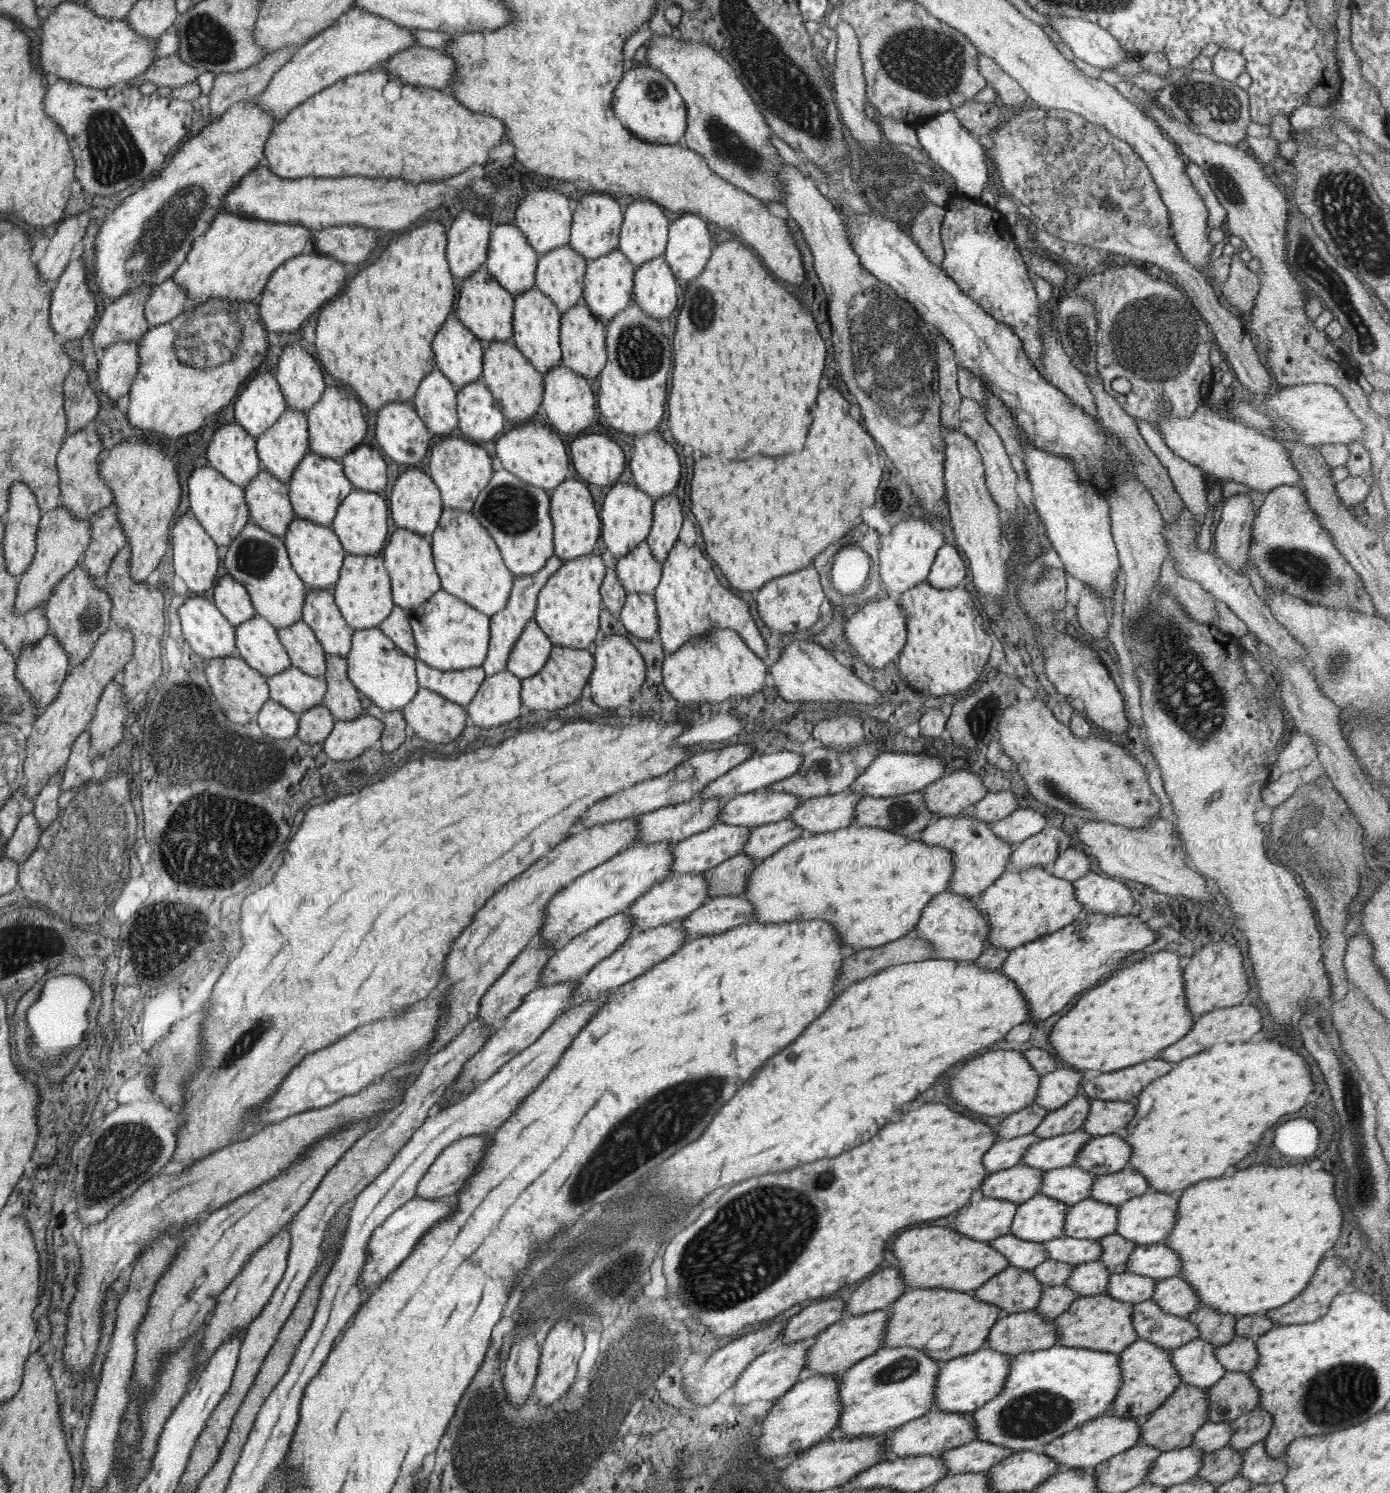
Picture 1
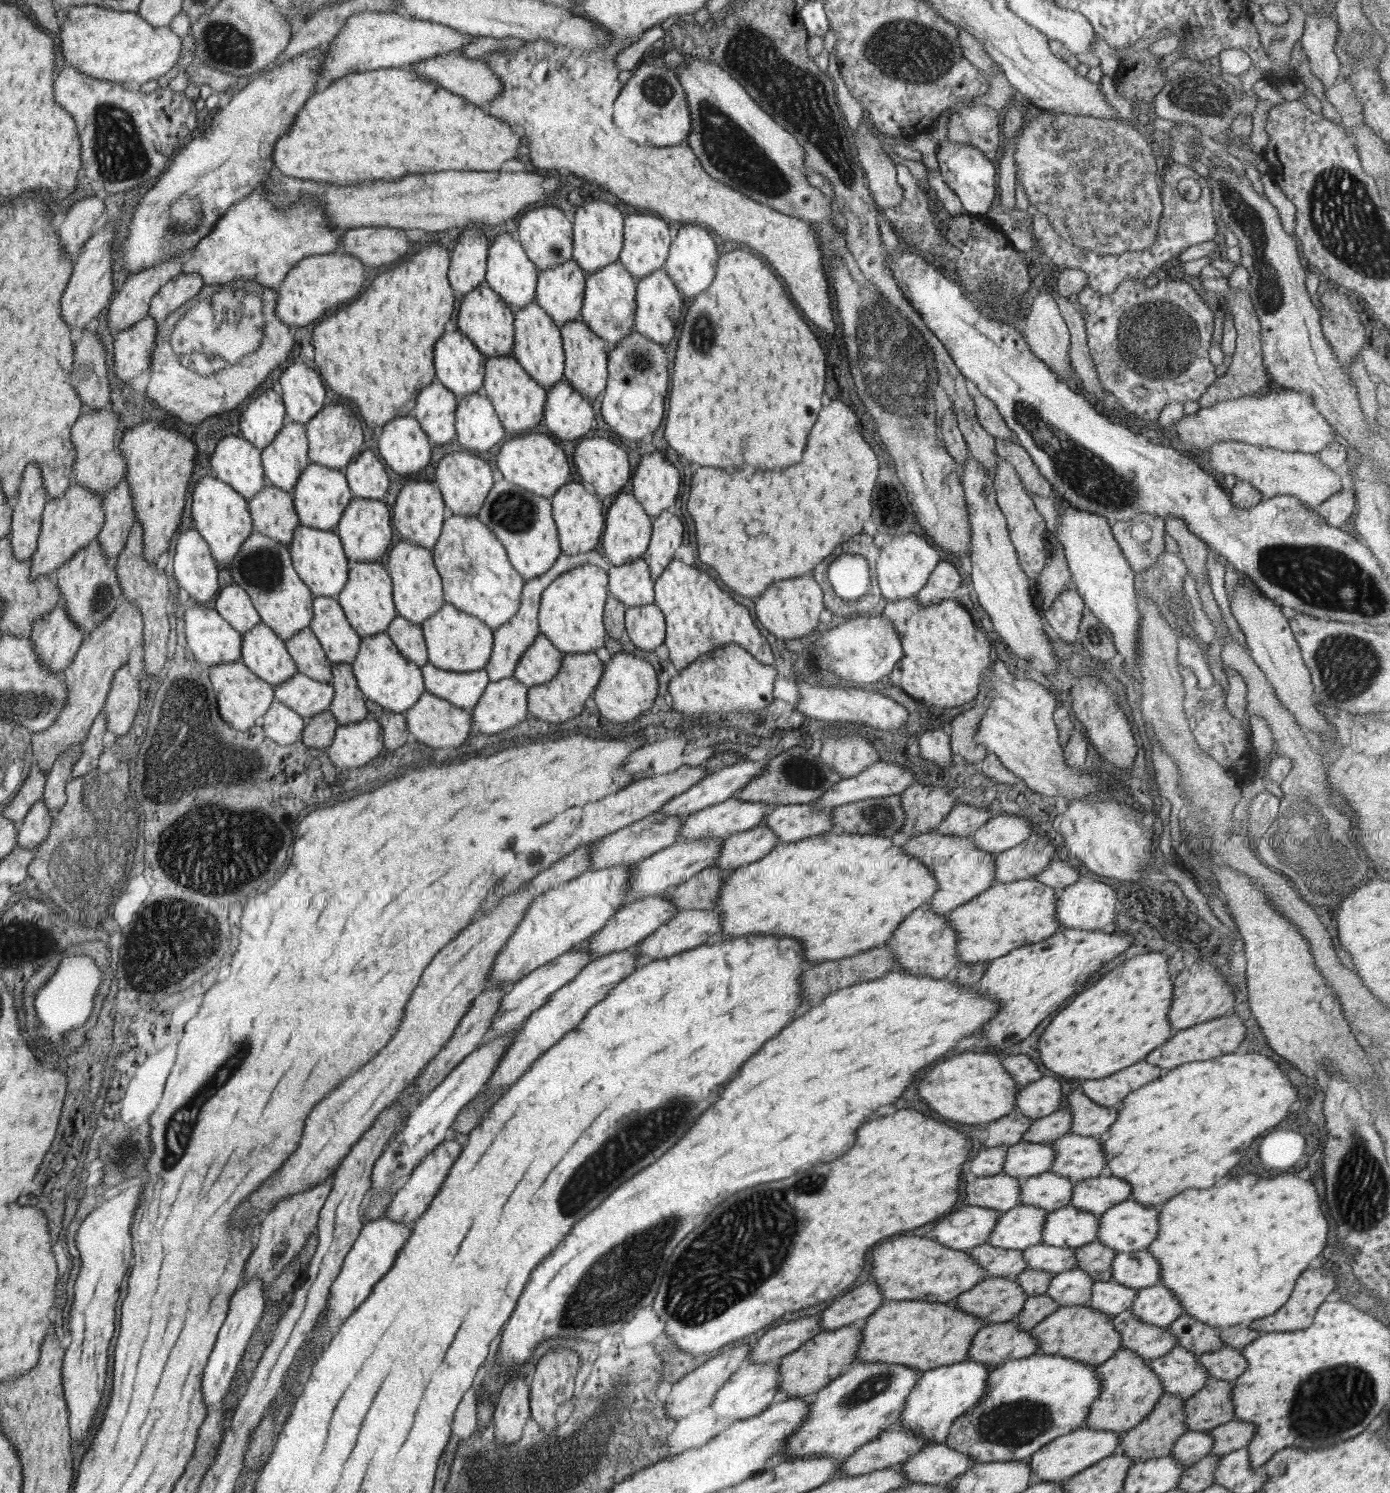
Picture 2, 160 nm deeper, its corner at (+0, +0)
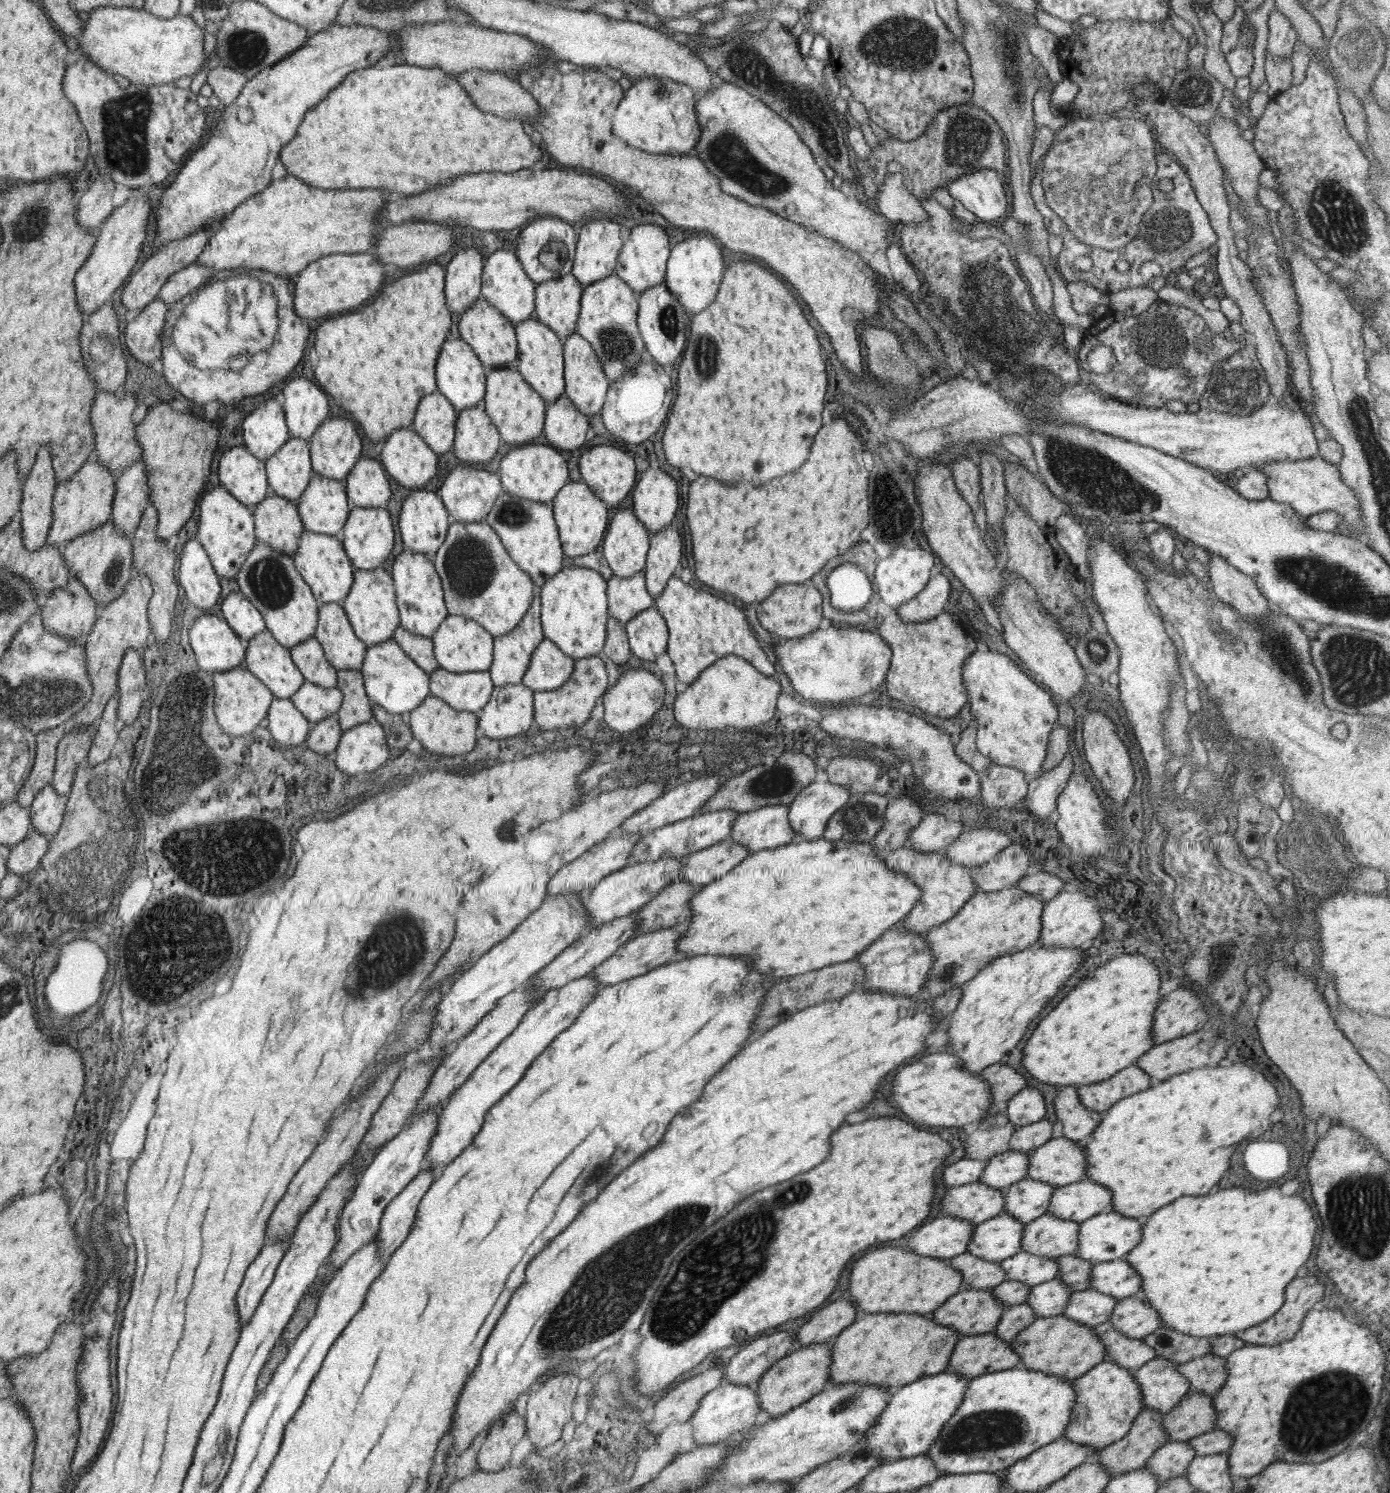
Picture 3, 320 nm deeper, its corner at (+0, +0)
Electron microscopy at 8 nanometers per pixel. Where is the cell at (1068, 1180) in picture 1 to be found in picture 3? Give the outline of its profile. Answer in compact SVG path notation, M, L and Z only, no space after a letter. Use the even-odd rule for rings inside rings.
M1021 1179L1010 1184L1004 1191L1002 1210L1016 1218L1022 1224L1031 1222L1034 1218L1046 1212L1051 1191L1050 1184L1031 1179Z

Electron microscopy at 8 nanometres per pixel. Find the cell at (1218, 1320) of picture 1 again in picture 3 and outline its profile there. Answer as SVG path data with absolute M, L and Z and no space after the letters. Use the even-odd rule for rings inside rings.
M1163 1323L1152 1334L1142 1338L1142 1341L1153 1349L1154 1357L1159 1356L1177 1365L1192 1358L1209 1354L1209 1340L1209 1338L1181 1334Z

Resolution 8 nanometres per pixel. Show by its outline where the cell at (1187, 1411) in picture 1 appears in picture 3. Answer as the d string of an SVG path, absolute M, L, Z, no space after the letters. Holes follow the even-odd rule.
M1143 1408L1133 1420L1127 1434L1101 1448L1095 1460L1111 1476L1144 1467L1153 1452L1167 1440L1165 1429L1161 1427L1163 1417L1161 1412Z

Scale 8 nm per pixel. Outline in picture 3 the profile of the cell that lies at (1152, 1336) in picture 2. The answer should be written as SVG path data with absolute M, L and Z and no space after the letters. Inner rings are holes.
M1108 1321L1095 1325L1092 1332L1103 1343L1104 1360L1114 1362L1121 1368L1132 1372L1154 1358L1153 1349L1149 1348L1142 1339L1133 1340L1123 1336L1114 1330Z

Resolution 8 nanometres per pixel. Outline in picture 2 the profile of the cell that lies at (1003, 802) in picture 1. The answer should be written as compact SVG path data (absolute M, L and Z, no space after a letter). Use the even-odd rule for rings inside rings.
M969 804L953 805L933 831L949 836L967 837L995 813L997 812L990 808L979 809Z

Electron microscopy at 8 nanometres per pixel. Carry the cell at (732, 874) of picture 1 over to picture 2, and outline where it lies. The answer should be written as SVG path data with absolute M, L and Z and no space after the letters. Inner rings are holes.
M713 866L703 867L689 880L680 882L665 893L678 911L713 911L720 884L725 875Z

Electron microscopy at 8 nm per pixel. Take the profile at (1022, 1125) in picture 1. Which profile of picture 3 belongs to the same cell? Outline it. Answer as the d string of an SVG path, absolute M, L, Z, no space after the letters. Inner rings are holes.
M999 1113L979 1120L974 1127L967 1128L961 1138L963 1158L973 1160L990 1159L1008 1150L1008 1140L1015 1130L1006 1116Z

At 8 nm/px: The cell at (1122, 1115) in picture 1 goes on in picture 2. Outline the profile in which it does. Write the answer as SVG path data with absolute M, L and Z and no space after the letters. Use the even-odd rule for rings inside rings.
M1080 1089L1070 1090L1067 1106L1071 1113L1071 1126L1068 1132L1079 1136L1105 1136L1106 1130L1117 1118L1117 1107L1099 1106L1091 1102Z

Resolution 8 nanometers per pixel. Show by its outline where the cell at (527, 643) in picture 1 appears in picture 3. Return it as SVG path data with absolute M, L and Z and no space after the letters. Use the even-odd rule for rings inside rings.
M543 639L532 653L521 683L535 693L559 689L571 676L574 664L575 660L561 651L556 643Z

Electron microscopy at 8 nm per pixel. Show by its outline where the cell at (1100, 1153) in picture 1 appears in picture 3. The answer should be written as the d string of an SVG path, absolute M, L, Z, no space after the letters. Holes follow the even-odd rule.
M1057 1137L1028 1152L1026 1178L1060 1187L1085 1179L1084 1148Z

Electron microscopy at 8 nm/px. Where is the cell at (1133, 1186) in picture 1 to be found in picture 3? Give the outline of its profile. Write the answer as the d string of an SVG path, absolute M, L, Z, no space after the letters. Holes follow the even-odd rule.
M1081 1180L1054 1187L1046 1213L1061 1220L1080 1223L1097 1213L1111 1211L1110 1204L1111 1193L1104 1186L1089 1180Z

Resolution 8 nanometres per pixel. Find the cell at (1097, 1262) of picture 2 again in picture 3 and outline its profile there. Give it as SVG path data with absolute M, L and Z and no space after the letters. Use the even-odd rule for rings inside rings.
M1076 1254L1065 1255L1054 1259L1056 1262L1056 1276L1070 1290L1081 1291L1088 1288L1088 1278L1093 1264L1076 1257Z

